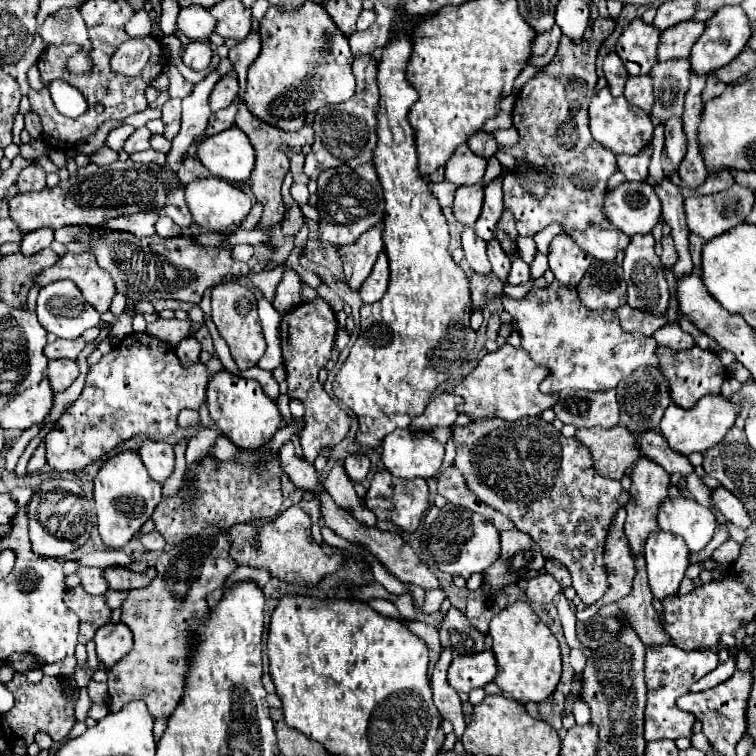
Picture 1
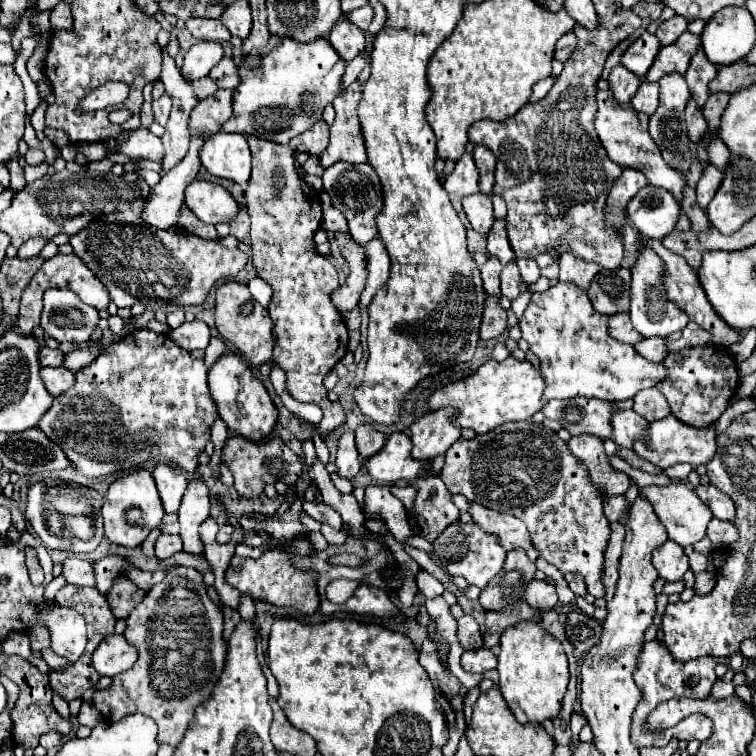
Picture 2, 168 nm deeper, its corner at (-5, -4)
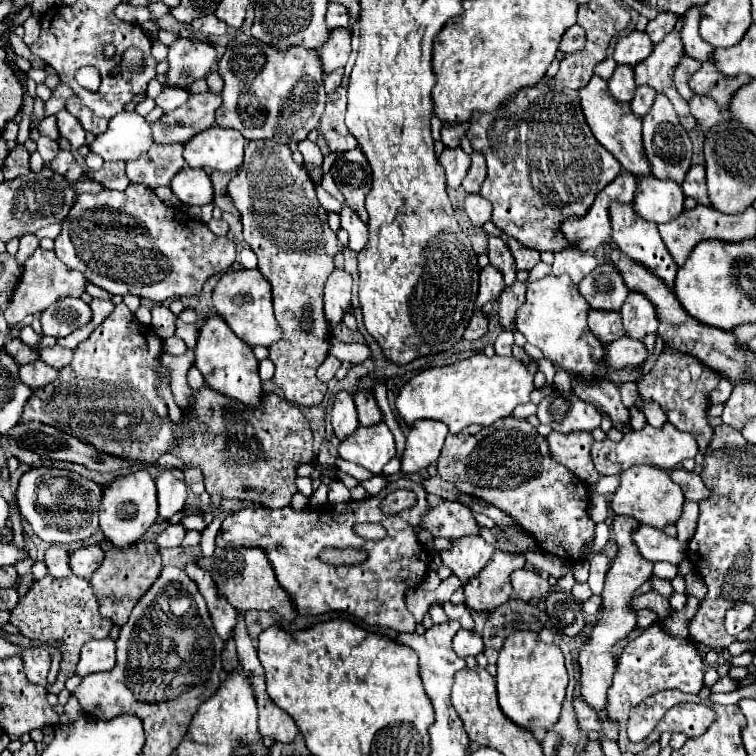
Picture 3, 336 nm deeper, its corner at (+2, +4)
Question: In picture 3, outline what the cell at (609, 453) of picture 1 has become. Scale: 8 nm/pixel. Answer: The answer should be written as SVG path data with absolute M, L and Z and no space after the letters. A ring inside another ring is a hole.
M549 432L545 440L549 442L551 458L557 464L563 464L569 472L573 472L573 476L589 486L593 486L601 478L601 474L595 472L589 454L591 444L595 442L591 434L573 432L573 436L561 436L561 432Z

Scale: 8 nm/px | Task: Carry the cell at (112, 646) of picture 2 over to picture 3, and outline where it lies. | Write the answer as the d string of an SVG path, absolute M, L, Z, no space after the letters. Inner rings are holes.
M111 638L105 640L91 640L81 648L81 658L77 662L77 676L87 676L95 672L103 672L113 668L115 664L115 642Z

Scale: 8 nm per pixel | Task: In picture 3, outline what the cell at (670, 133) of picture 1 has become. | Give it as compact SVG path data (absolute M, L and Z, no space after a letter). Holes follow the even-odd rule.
M683 54L681 62L679 62L677 70L675 70L673 82L675 82L675 88L679 90L679 94L681 94L681 96L685 96L685 100L691 100L691 96L693 96L693 94L689 92L687 82L689 82L689 78L691 78L699 68L701 68L701 64L703 64L703 62L699 62L699 60L695 60L695 58L691 58L691 56Z

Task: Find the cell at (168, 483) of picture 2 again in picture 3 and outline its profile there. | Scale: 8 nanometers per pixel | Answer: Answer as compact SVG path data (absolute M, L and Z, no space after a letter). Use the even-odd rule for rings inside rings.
M163 472L161 476L157 476L155 484L157 484L157 496L159 496L159 516L163 520L169 520L185 506L187 486L171 472Z

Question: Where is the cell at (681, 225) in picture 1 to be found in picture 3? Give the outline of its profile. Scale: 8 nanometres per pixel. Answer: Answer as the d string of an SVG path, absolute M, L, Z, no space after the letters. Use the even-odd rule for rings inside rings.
M593 76L591 82L579 90L579 100L581 100L581 110L585 114L585 120L593 136L599 140L603 148L607 148L619 160L623 170L637 176L649 174L649 164L645 164L645 156L643 156L641 118L633 116L633 110L629 108L629 104L615 100L607 88L607 82L599 76Z

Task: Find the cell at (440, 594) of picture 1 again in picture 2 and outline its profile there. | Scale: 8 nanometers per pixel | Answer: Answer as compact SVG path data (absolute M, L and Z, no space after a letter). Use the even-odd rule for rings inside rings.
M420 570L420 572L418 572L416 584L418 584L418 590L426 596L426 600L438 598L438 596L444 594L444 586L442 586L434 576L430 576L426 570Z

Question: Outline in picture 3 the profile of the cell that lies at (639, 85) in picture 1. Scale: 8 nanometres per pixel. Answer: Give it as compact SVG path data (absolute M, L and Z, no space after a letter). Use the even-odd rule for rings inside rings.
M639 86L637 92L635 92L635 98L631 102L631 110L635 112L635 116L643 118L651 110L651 106L655 102L655 96L657 96L657 92L653 92L653 88Z

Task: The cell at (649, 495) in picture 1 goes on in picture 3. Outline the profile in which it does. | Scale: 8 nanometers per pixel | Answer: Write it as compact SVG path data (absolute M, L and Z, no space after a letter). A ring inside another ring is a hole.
M615 514L611 528L613 528L613 538L619 544L619 554L617 554L617 558L613 560L613 564L611 564L611 568L607 572L605 590L601 594L601 598L603 598L603 614L597 620L595 628L591 630L587 644L581 646L579 666L581 666L581 696L583 696L583 700L589 702L597 712L601 712L601 710L605 712L605 716L599 716L601 724L605 728L605 734L609 738L617 740L617 722L607 718L607 710L605 710L607 690L609 690L609 684L613 680L613 672L615 672L615 664L617 664L613 660L613 656L611 656L611 646L615 642L619 642L621 638L629 636L629 632L635 628L635 612L629 610L629 602L633 598L633 592L643 582L647 582L651 578L653 564L649 564L643 556L637 556L637 548L633 548L633 542L629 540L633 528L637 528L637 520L633 520L631 516Z

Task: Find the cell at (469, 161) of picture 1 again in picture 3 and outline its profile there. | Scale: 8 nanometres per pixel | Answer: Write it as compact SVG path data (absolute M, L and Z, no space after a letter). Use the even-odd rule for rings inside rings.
M445 148L443 154L439 156L439 162L447 174L447 188L459 188L471 166L469 154L465 154L461 148L457 148L457 150Z

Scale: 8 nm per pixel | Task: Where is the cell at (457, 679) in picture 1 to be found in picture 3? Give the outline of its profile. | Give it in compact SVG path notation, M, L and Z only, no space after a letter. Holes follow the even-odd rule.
M461 628L453 638L453 650L461 658L477 656L483 652L483 640L475 630L463 630Z

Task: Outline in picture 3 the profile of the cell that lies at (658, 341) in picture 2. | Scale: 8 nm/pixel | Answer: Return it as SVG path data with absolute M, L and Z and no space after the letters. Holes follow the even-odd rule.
M619 338L605 348L603 364L607 368L623 368L629 364L643 364L647 358L647 350L641 340L629 340L629 338Z

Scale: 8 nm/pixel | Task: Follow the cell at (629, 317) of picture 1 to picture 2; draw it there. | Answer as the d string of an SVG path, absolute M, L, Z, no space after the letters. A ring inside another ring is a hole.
M628 312L612 314L608 326L610 326L610 336L616 338L616 340L620 340L620 342L624 342L624 344L632 344L632 346L634 346L634 344L638 344L640 340L644 340L644 338L640 336L640 332L636 332L636 330L632 328L632 322L630 322Z

